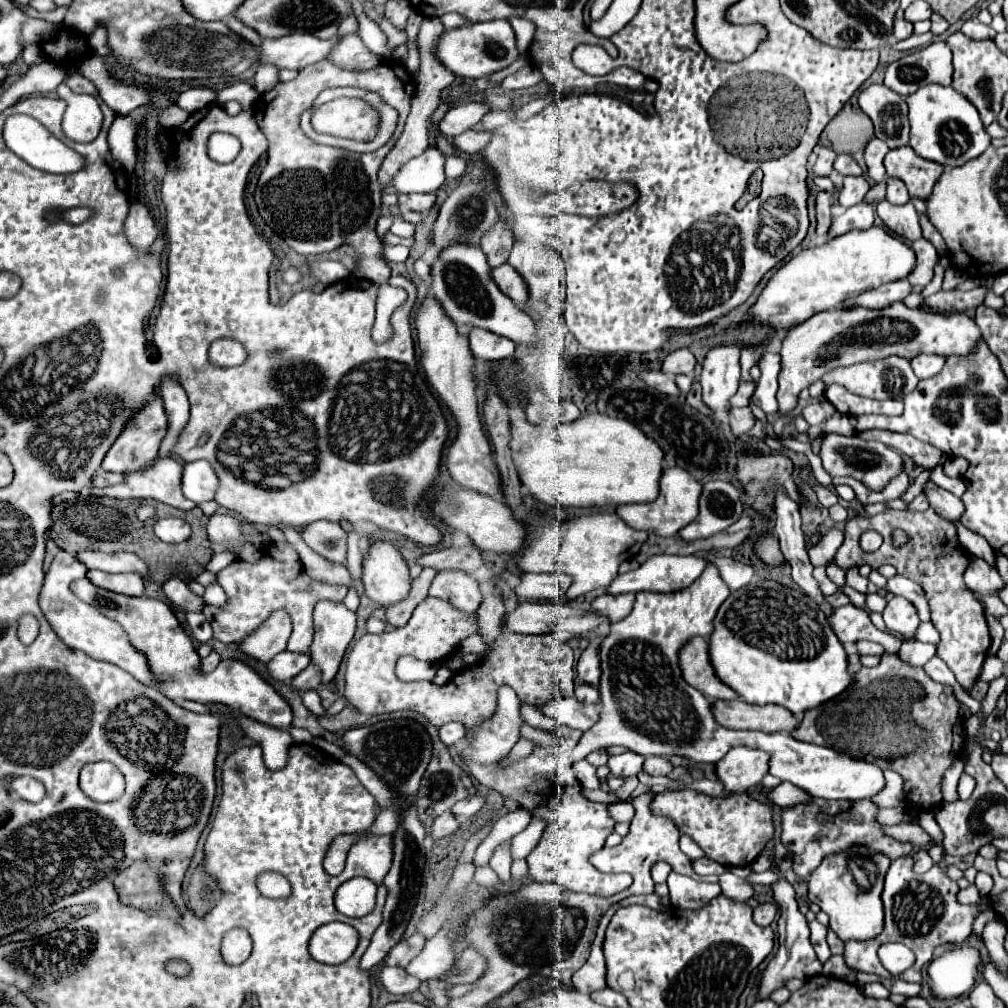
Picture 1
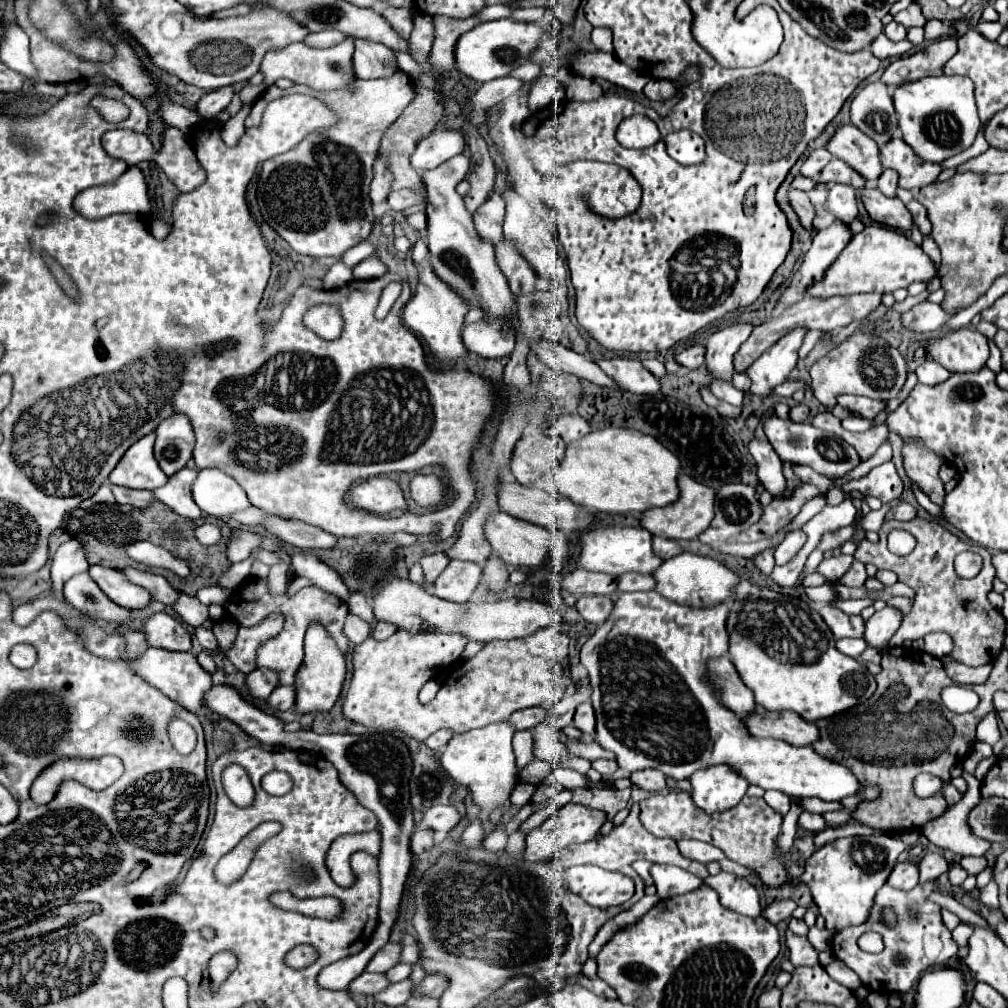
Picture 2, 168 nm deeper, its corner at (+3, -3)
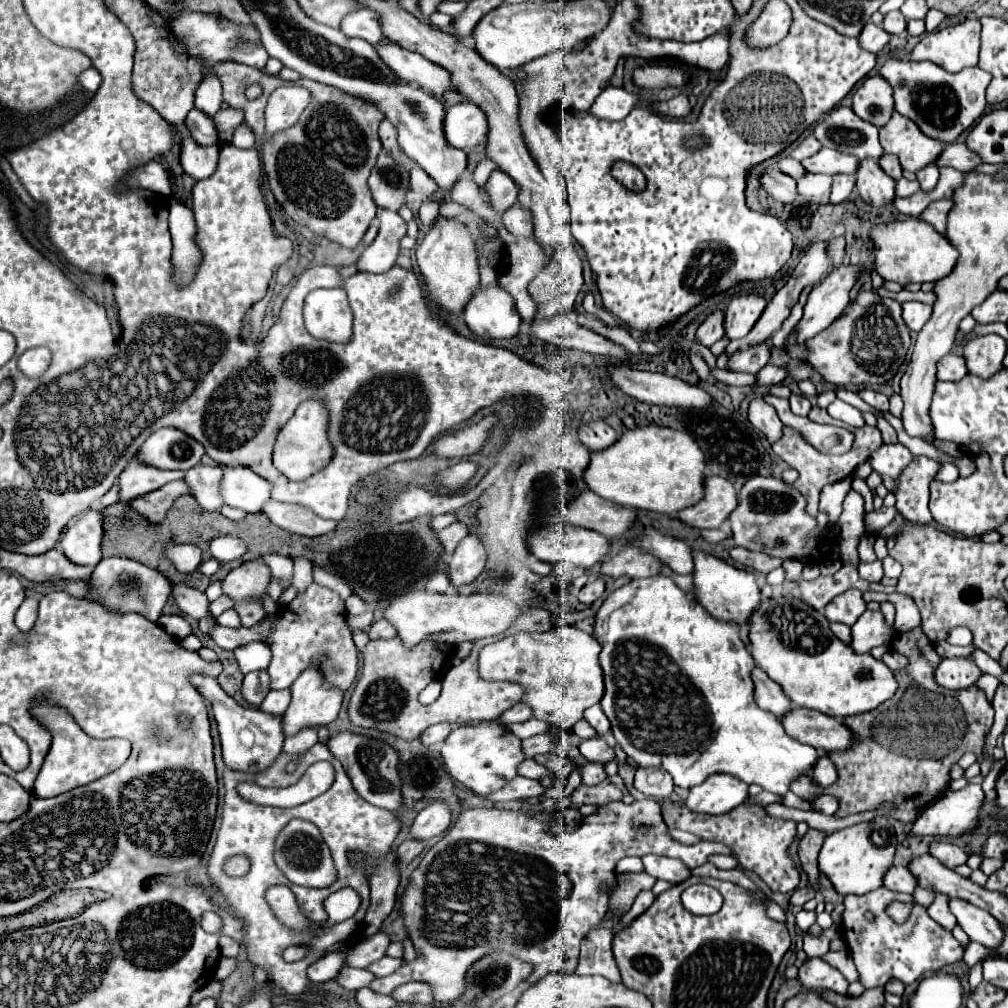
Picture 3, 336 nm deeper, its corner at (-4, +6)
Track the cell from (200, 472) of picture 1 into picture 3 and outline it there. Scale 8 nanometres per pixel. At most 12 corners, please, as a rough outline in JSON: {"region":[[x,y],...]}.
{"region":[[224,467],[224,505],[258,513],[272,485],[248,467]]}

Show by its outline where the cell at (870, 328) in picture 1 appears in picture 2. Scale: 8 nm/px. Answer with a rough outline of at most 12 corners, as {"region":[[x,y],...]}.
{"region":[[971,328],[929,340],[927,352],[947,370],[981,370],[987,338]]}

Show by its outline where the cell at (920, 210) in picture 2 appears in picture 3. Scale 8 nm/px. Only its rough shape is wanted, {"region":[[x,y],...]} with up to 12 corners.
{"region":[[896,181],[896,195],[910,197],[920,191],[918,181]]}

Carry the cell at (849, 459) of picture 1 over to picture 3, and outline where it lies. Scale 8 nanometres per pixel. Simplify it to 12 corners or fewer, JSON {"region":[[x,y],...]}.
{"region":[[766,393],[786,427],[796,429],[808,445],[824,455],[852,449],[848,429],[820,425],[794,415],[788,399]]}

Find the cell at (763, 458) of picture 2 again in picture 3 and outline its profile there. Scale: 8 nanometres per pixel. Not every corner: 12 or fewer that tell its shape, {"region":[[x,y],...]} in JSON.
{"region":[[752,399],[750,423],[762,431],[770,445],[782,437],[784,425],[764,399]]}

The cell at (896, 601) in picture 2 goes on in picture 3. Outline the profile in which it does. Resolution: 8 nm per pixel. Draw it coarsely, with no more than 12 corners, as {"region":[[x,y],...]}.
{"region":[[862,593],[864,601],[892,601],[894,628],[908,633],[920,625],[920,613],[910,595]]}

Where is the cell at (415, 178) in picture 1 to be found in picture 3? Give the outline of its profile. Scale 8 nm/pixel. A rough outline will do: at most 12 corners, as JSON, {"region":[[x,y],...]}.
{"region":[[464,101],[446,109],[444,137],[456,149],[486,143],[486,117]]}

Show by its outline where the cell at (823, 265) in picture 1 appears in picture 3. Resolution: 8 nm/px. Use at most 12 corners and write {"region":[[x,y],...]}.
{"region":[[922,219],[870,229],[874,271],[902,285],[938,281],[956,249]]}

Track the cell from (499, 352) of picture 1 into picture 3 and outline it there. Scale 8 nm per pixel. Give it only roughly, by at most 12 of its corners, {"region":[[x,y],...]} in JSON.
{"region":[[498,283],[476,289],[464,309],[484,341],[512,339],[522,325]]}

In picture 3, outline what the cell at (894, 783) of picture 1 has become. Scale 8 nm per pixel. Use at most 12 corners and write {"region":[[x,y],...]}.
{"region":[[820,795],[814,803],[826,815],[834,815],[838,799],[834,795]]}

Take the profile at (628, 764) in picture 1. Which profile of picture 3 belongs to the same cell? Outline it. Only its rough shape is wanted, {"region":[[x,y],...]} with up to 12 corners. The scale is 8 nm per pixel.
{"region":[[598,737],[578,745],[588,761],[616,759],[612,747]]}

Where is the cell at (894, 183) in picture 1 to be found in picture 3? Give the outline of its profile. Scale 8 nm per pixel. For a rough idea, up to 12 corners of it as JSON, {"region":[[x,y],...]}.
{"region":[[892,155],[880,159],[882,167],[894,181],[902,177],[900,161]]}

